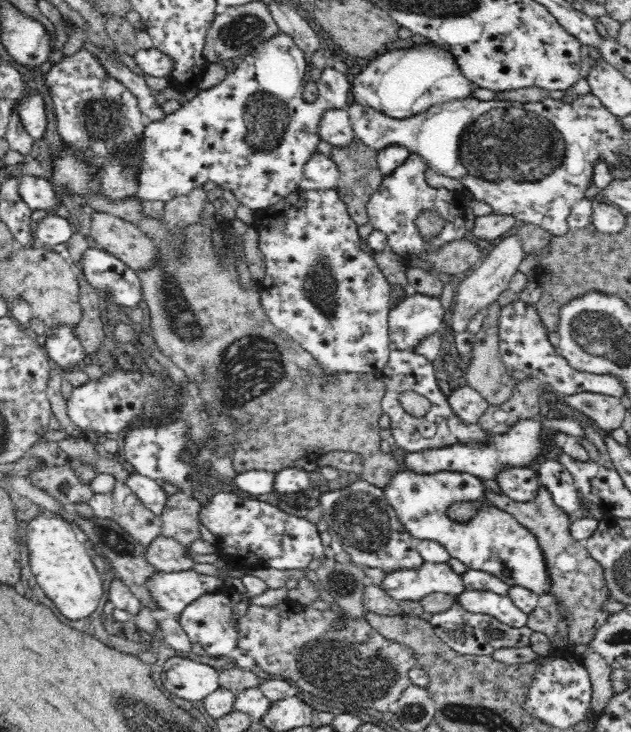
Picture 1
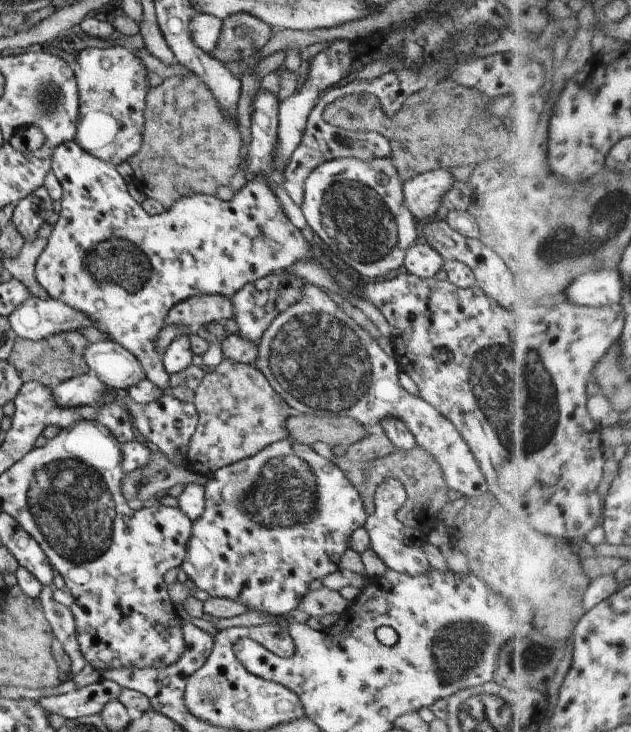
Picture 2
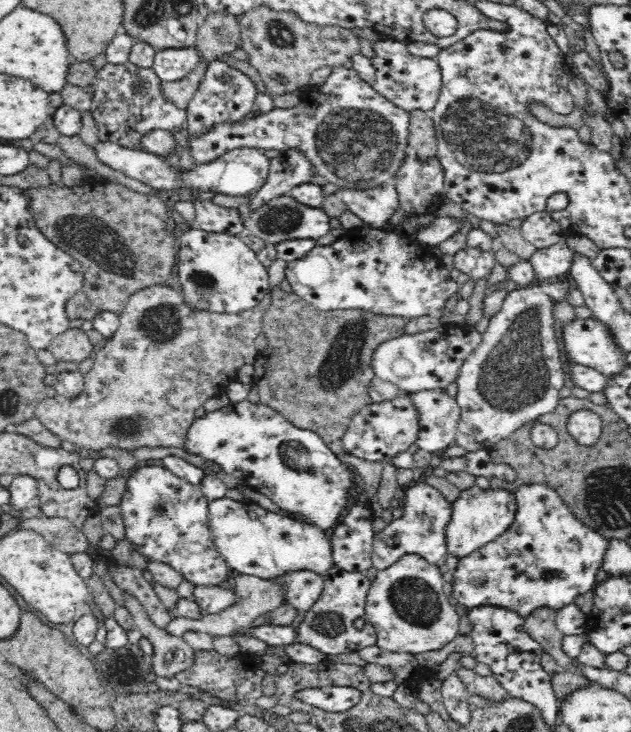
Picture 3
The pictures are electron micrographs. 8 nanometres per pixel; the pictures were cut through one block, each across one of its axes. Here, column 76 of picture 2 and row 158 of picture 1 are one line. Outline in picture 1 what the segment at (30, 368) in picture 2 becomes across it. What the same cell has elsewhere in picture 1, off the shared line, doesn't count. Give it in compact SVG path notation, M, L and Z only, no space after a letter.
M356 138L354 144L349 149L344 150L336 146L333 146L332 149L331 159L337 164L339 170L336 189L339 191L342 200L346 202L350 216L359 225L369 222L367 203L369 202L370 196L374 194L374 191L379 189L384 177L380 173L380 169L378 169L376 154L377 151L362 144L358 138Z

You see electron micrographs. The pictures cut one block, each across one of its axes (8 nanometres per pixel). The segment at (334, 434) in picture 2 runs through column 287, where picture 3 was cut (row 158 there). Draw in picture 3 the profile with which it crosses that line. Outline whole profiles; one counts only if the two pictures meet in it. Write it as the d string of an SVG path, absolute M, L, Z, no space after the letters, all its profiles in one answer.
M423 110L410 112L408 144L420 162L438 158L437 136L430 113Z

